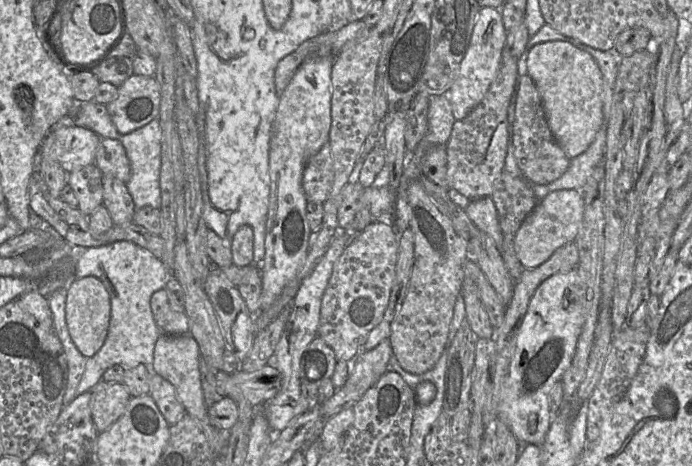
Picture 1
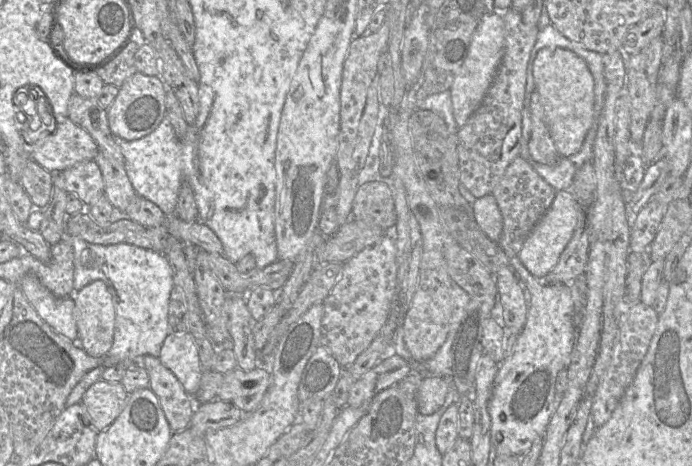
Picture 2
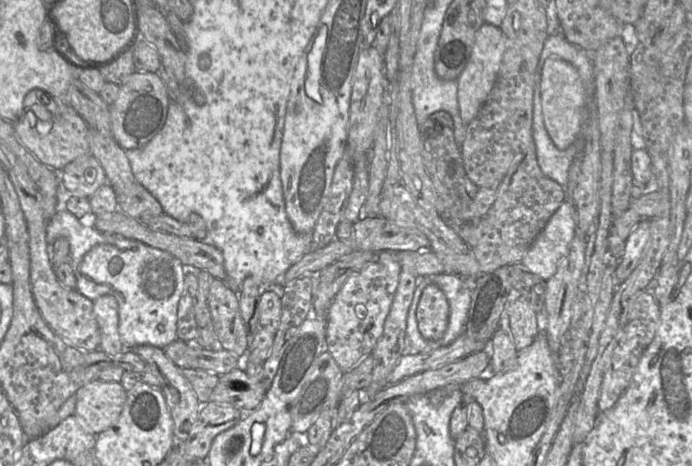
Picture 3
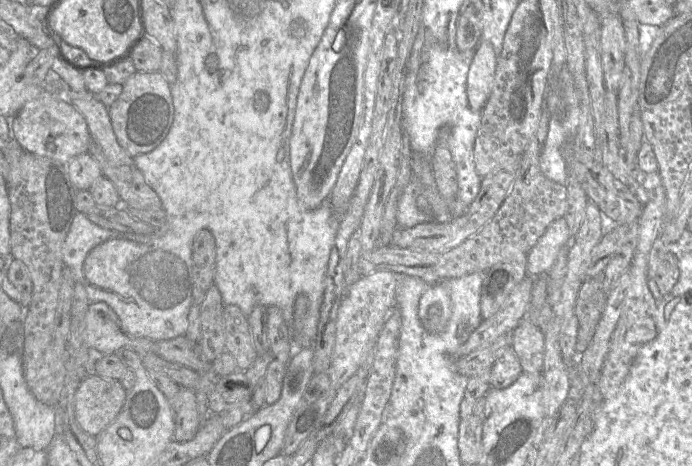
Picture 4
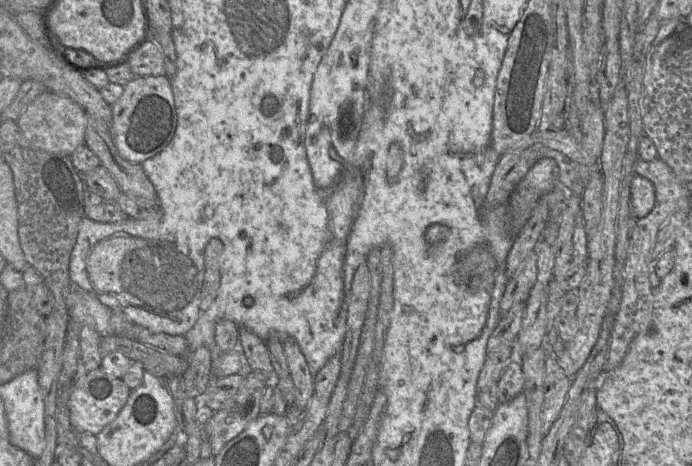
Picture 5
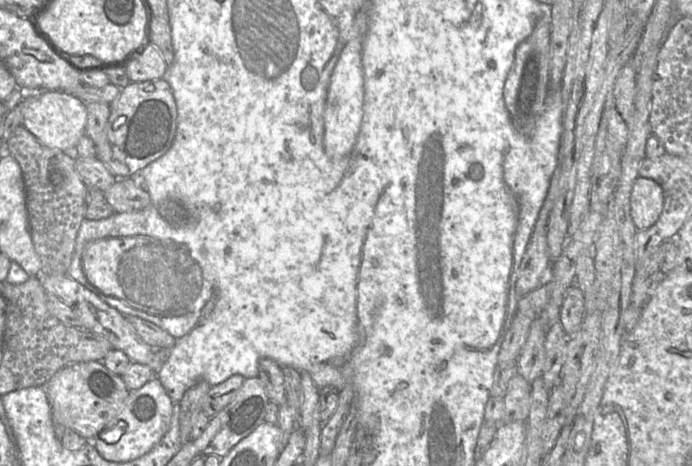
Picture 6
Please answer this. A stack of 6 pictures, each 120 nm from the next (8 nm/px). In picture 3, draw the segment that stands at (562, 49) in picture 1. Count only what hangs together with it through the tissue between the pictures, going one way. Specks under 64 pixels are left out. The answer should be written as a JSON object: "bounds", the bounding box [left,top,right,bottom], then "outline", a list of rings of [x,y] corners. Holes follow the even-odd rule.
{"bounds":[540,58,585,150],"outline":[[[547,58],[540,72],[540,95],[544,125],[559,150],[567,149],[580,136],[585,110],[585,88],[577,69],[560,58]]]}

